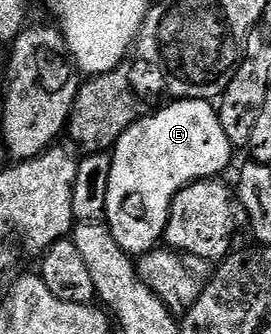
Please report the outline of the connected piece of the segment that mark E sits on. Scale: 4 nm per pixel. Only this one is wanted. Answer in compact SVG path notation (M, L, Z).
M178 99L169 101L164 104L166 107L158 109L154 115L148 113L138 117L131 126L125 130L123 137L119 137L119 141L111 149L114 158L111 165L111 181L107 184L107 209L105 210L105 219L110 232L114 235L115 241L125 250L130 257L140 257L146 255L148 251L154 250L162 242L165 226L167 225L167 217L171 209L171 201L177 196L188 183L198 183L201 179L215 179L224 176L225 170L229 167L235 155L235 149L231 145L231 141L227 141L227 133L223 133L223 125L219 125L219 117L217 116L216 106L208 99Z

